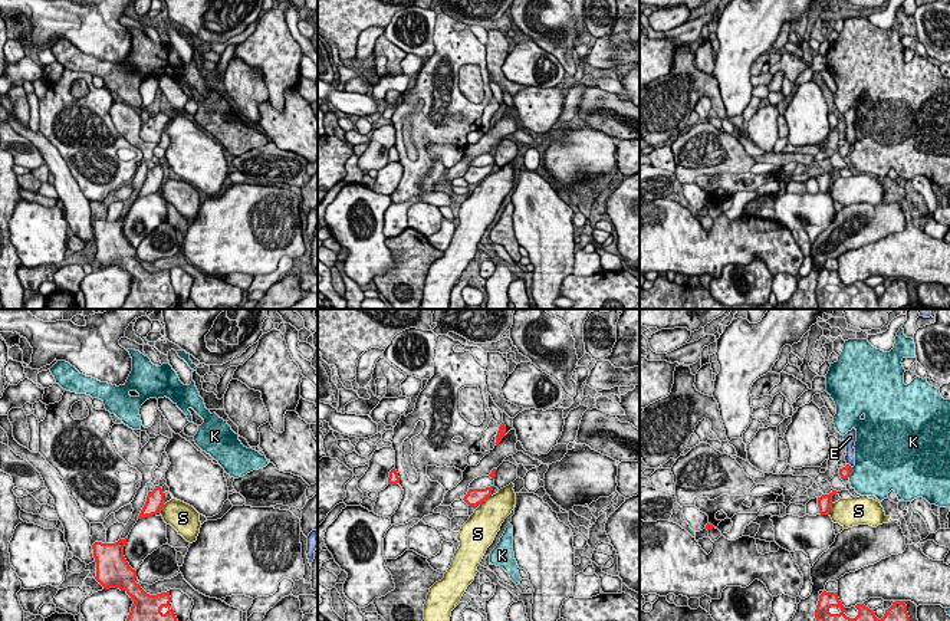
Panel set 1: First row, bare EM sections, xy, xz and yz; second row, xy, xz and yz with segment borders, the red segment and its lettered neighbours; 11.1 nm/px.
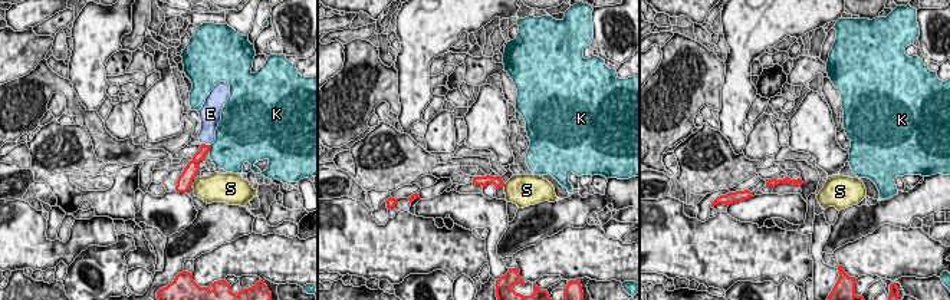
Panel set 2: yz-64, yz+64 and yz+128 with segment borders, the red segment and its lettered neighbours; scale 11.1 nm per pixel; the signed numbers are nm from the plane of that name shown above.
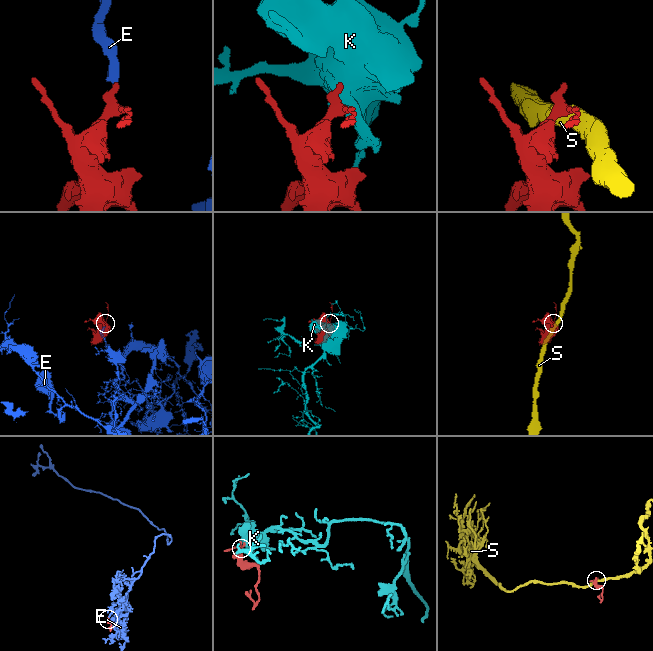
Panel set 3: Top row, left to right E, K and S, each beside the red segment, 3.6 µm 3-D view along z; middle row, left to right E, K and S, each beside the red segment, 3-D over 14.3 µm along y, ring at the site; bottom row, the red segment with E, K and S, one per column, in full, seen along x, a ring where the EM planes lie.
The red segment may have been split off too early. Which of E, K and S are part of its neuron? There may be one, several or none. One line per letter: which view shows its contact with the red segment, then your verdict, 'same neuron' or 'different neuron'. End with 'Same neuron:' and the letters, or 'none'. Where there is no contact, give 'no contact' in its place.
E: meets red in yz; same neuron
K: meets red in yz; different neuron
S: meets red in xz; different neuron
Same neuron: E

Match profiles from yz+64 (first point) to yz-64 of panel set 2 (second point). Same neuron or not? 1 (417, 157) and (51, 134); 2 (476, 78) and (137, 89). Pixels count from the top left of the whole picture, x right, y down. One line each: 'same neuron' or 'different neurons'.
1: same neuron
2: different neurons

